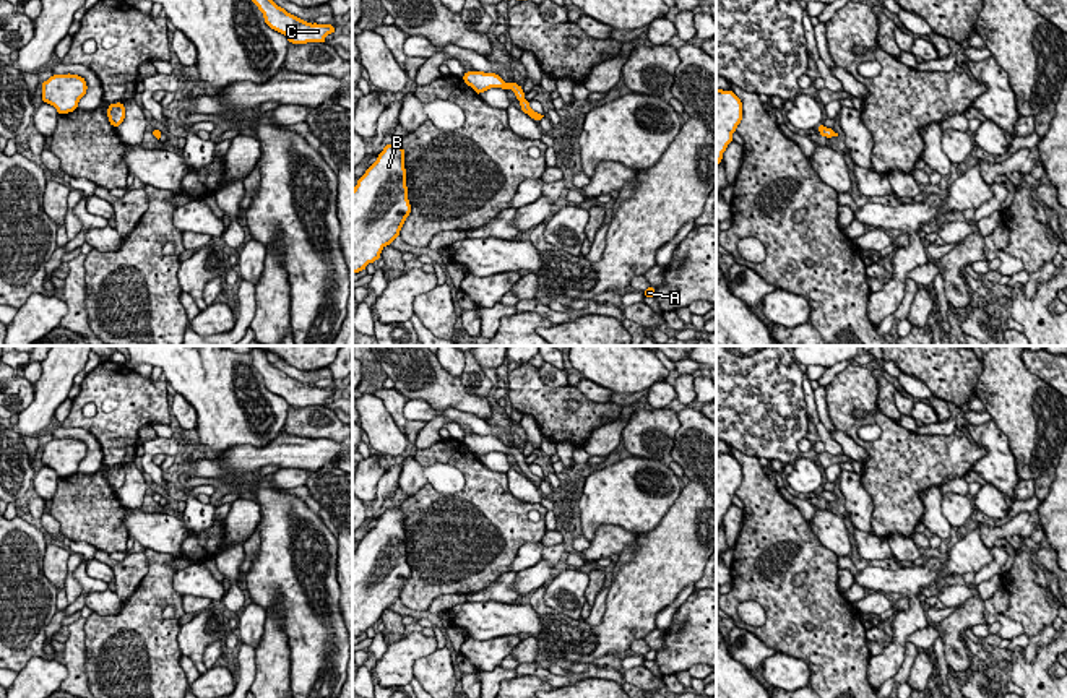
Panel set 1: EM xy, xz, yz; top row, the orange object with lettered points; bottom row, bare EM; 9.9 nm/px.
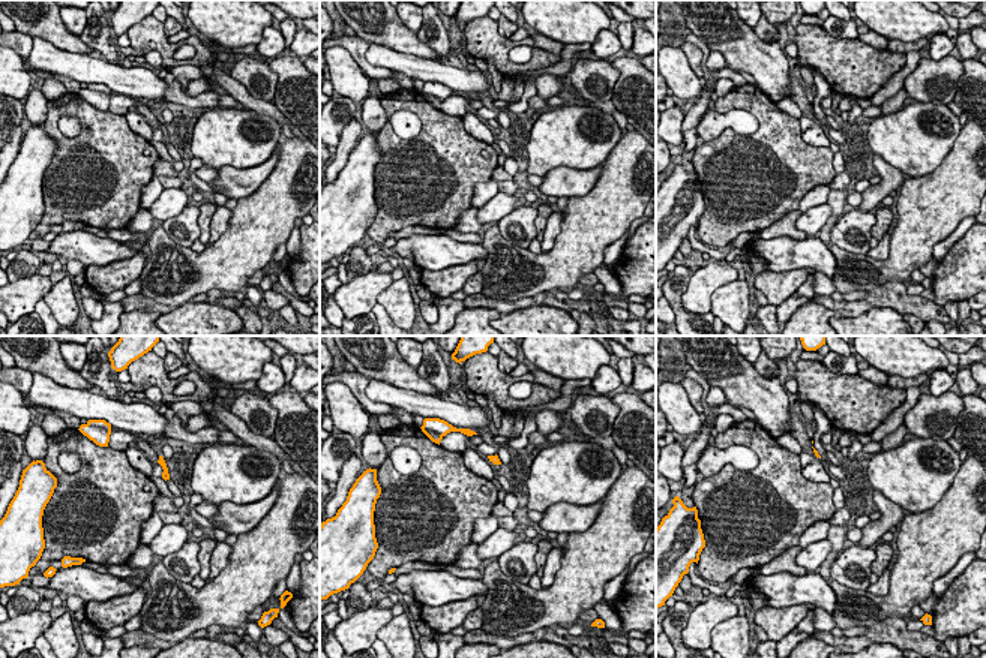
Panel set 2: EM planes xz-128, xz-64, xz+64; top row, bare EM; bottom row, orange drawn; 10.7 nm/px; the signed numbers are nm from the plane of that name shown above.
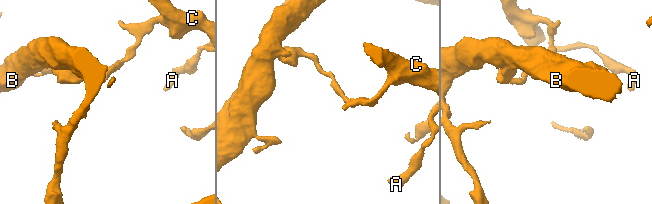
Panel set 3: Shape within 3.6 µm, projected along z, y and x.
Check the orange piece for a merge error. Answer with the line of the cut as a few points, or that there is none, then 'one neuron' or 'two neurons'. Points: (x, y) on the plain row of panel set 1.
cut xz (527, 465), (520, 466); two neurons

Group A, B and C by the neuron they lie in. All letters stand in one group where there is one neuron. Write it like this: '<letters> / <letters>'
A C / B

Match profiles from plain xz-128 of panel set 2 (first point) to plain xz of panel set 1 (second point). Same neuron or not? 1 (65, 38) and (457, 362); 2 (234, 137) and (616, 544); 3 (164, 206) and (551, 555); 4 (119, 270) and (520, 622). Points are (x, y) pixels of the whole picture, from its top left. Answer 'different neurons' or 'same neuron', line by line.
1: different neurons
2: different neurons
3: different neurons
4: different neurons

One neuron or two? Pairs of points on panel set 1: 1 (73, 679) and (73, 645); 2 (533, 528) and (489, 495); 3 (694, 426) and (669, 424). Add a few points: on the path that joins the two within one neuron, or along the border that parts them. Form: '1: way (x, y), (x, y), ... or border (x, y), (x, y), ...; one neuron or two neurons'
1: way (73, 671), (73, 653); one neuron
2: way (522, 523), (517, 523), (501, 507); one neuron
3: border (678, 413), (679, 429), (669, 453); two neurons

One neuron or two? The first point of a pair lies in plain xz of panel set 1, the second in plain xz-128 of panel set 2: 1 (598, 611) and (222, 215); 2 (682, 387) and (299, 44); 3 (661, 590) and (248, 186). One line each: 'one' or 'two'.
1: one
2: two
3: two

